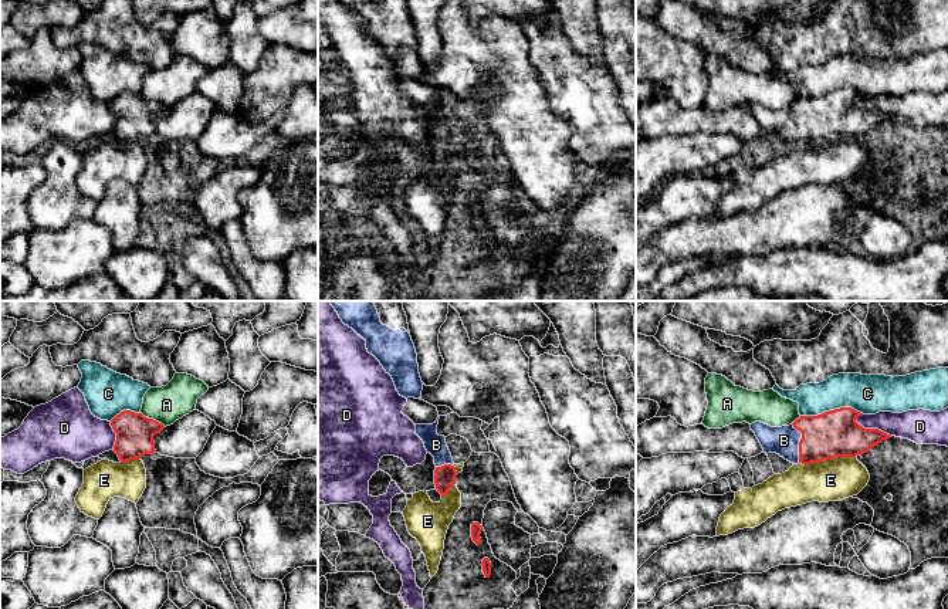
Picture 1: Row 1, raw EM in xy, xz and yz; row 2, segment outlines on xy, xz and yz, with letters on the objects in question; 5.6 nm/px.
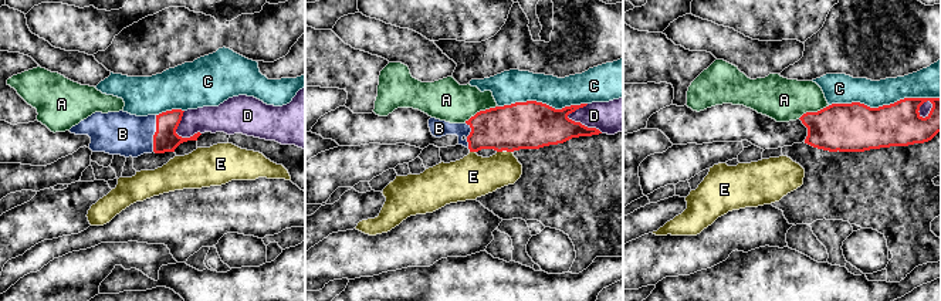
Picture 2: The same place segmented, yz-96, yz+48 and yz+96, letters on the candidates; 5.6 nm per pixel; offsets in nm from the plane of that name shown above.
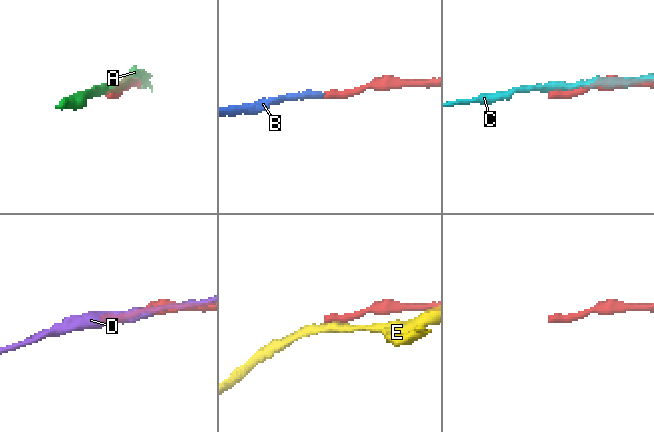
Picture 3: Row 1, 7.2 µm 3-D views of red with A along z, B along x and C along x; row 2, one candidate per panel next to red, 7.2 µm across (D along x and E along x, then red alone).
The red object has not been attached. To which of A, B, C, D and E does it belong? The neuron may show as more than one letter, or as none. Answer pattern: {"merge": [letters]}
{"merge": ["B"]}

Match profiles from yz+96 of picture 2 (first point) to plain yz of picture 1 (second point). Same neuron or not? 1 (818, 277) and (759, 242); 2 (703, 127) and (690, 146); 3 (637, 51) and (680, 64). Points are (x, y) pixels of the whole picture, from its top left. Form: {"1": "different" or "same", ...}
{"1": "different", "2": "different", "3": "same"}

